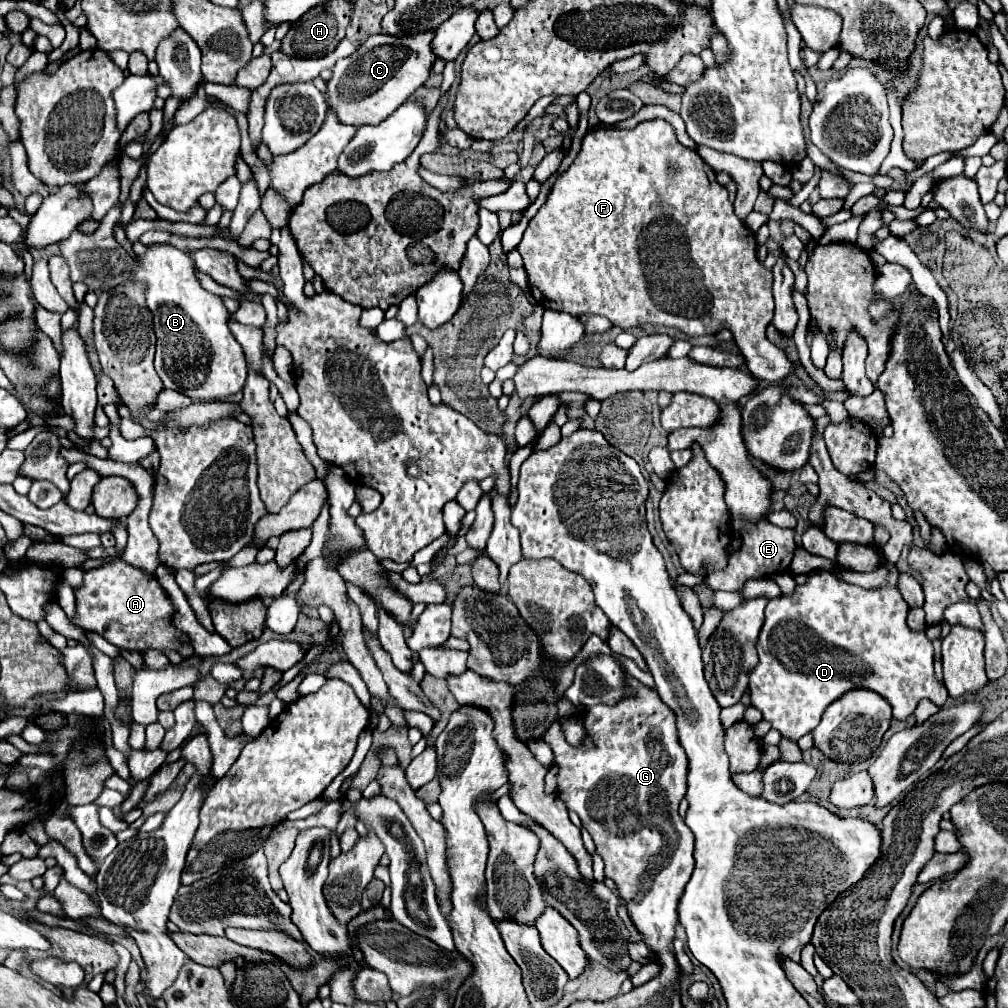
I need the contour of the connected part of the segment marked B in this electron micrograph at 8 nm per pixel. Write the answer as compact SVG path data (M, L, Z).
M149 244L131 282L145 286L145 302L153 314L157 336L155 370L163 386L197 400L227 398L245 384L245 354L227 326L229 312L221 296L207 292L195 272L193 260L173 244Z

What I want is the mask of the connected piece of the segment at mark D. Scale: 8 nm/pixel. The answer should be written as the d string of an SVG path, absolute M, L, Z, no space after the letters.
M821 572L807 584L797 586L791 596L769 600L765 624L757 642L759 664L749 674L751 706L761 710L763 718L789 740L799 740L801 736L813 732L825 708L851 688L869 688L879 692L891 704L897 720L907 720L921 698L929 698L943 706L947 700L947 690L937 684L933 674L931 640L923 632L909 630L905 622L907 610L909 606L897 588L869 592L841 582L829 572Z

